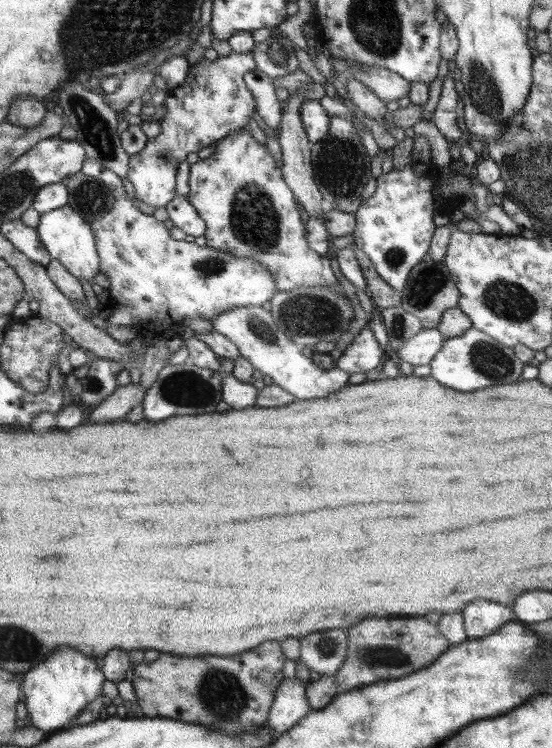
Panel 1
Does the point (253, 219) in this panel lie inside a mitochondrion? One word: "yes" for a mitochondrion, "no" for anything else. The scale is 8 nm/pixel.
yes

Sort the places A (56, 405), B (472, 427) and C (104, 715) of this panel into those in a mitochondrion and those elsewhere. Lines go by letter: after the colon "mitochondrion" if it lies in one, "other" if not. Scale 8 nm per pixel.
A: other
B: other
C: other

